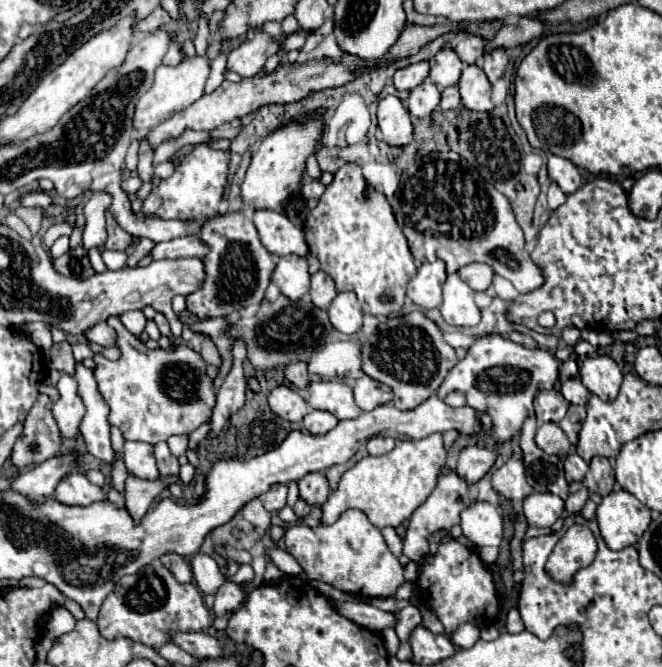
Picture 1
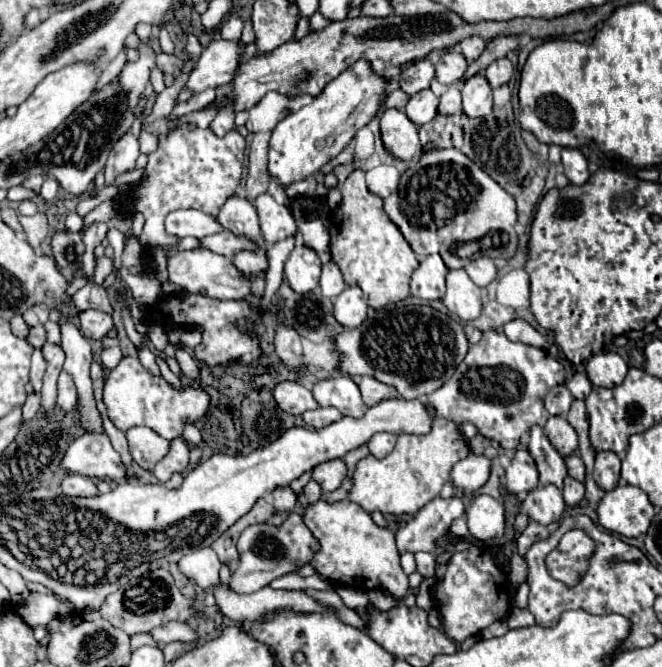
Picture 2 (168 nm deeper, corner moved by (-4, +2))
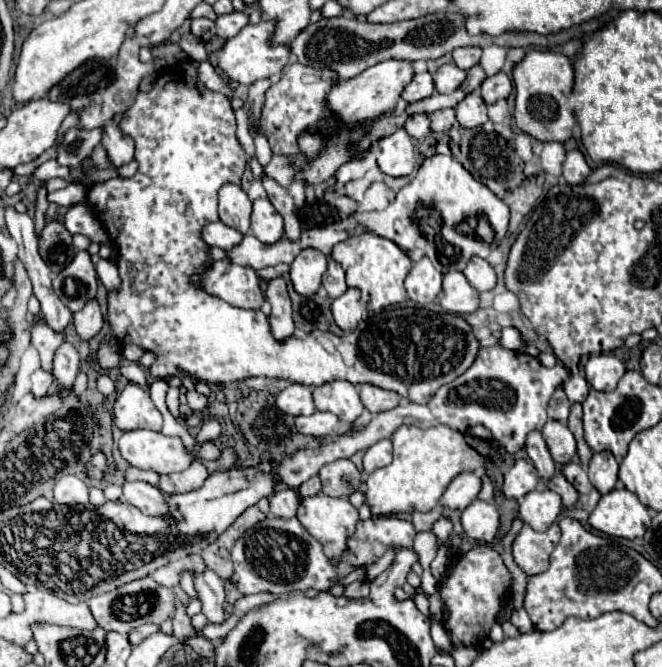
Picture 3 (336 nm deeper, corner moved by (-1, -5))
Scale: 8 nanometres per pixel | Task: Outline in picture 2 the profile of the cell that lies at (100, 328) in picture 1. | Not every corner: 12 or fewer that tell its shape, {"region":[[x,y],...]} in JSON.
{"region":[[83,311],[79,329],[101,341],[115,325],[103,311]]}

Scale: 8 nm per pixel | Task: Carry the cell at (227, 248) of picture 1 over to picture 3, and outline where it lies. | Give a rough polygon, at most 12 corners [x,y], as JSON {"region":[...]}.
{"region":[[238,184],[218,192],[220,220],[242,234],[250,230],[252,202]]}

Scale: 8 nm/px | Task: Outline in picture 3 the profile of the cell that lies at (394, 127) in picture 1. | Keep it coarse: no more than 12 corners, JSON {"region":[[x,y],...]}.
{"region":[[404,128],[378,142],[378,166],[400,178],[414,170]]}

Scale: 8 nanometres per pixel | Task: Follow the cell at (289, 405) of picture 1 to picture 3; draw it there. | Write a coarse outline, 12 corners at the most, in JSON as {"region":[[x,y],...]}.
{"region":[[284,388],[276,406],[290,416],[314,414],[310,388]]}

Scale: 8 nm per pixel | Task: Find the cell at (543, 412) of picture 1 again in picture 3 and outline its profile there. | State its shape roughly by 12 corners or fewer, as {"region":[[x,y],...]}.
{"region":[[564,390],[548,402],[548,418],[566,424],[570,414]]}

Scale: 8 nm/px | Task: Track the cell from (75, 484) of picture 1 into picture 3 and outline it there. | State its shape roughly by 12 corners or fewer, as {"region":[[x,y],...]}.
{"region":[[62,476],[54,500],[66,506],[88,504],[88,486]]}

